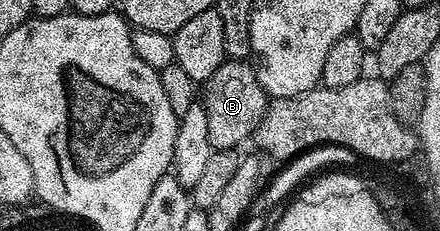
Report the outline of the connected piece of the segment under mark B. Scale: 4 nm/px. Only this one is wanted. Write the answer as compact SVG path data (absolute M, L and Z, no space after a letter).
M228 59L202 85L201 102L205 106L205 118L209 118L209 142L214 151L220 152L238 149L238 144L243 144L246 140L248 143L254 137L255 127L259 125L261 118L267 112L269 97L250 63Z

